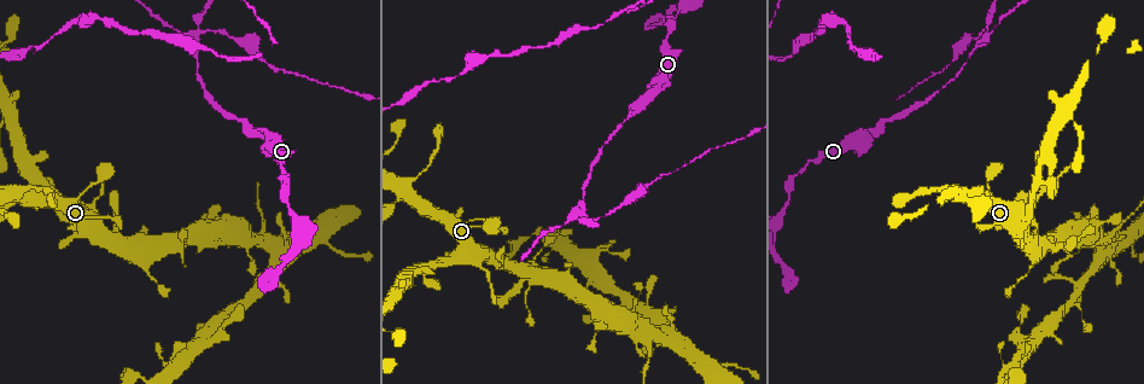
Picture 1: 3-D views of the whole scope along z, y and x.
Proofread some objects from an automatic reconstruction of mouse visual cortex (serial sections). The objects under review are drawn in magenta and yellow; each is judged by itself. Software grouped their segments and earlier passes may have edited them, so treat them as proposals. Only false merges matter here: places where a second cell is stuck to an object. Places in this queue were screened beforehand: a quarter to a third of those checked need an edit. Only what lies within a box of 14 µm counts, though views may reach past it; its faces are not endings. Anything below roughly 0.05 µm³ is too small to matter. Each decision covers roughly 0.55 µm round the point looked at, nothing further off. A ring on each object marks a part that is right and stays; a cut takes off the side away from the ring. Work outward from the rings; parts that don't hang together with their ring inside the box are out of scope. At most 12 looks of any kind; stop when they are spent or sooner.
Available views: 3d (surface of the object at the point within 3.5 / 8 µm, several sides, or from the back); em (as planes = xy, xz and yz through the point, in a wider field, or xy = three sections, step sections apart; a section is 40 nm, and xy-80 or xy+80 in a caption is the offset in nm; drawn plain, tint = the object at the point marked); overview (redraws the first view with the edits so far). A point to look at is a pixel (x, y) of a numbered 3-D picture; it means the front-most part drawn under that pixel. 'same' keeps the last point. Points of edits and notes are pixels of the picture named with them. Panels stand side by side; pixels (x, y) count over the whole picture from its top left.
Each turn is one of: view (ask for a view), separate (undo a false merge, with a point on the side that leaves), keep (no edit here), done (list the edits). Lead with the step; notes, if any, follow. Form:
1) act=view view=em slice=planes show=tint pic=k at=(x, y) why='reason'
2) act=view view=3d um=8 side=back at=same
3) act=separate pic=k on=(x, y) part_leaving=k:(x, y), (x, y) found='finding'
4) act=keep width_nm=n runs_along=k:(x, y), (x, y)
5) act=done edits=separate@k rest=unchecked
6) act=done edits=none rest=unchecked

act=view view=3d um=3.5 pic=1 at=(195, 39)

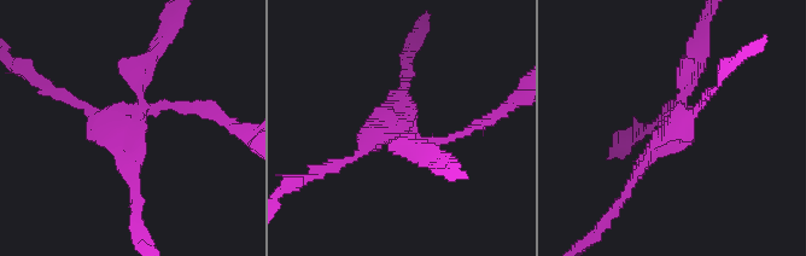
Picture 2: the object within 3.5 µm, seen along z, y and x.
act=view view=em slice=xy step=3 show=tint pic=2 at=(122, 129) why='now the EM'

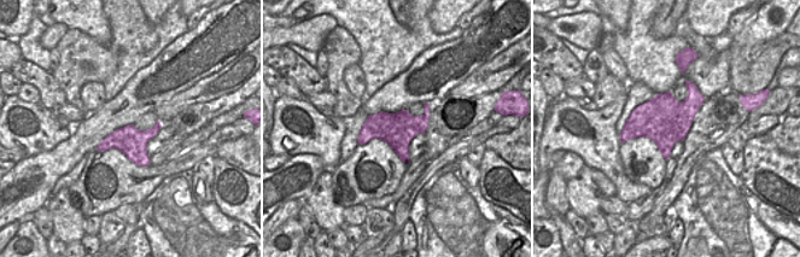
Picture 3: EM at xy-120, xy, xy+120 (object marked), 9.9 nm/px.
act=separate pic=2 on=(191, 106) arm_widths_nm=100,150,150,150 part_leaving=2:(152, 106), (200, 106), (249, 128) found='two cells meet here'

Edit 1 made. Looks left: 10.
act=view view=overview

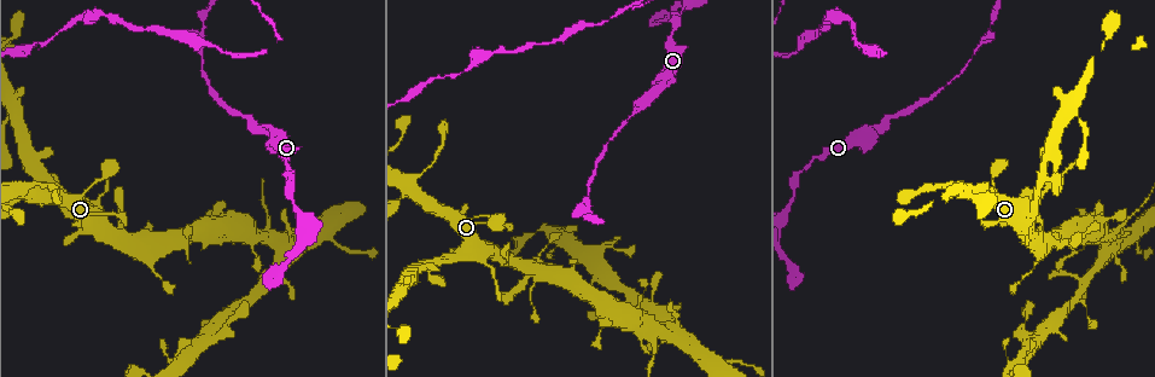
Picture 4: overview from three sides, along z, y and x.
act=view view=3d um=3.5 pic=4 at=(991, 180) why='a narrow waist'

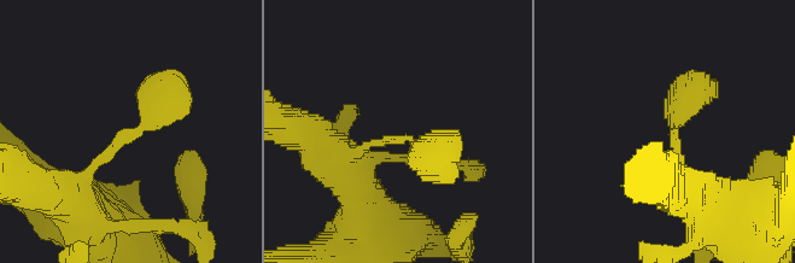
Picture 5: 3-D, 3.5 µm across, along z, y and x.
act=view view=em slice=xy step=3 show=plain pic=5 at=(140, 130) arm_widths_nm=150,400

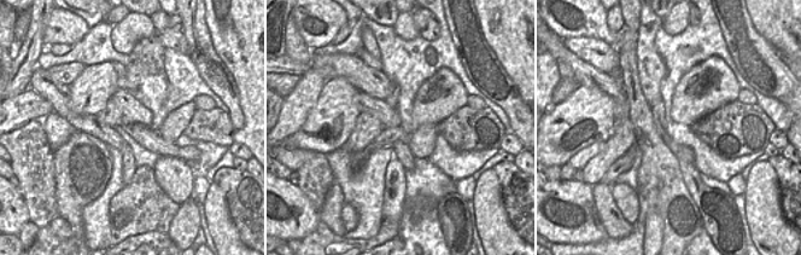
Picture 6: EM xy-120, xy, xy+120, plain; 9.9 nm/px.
act=view view=em slice=xy step=3 show=tint at=same why='with the object marked'

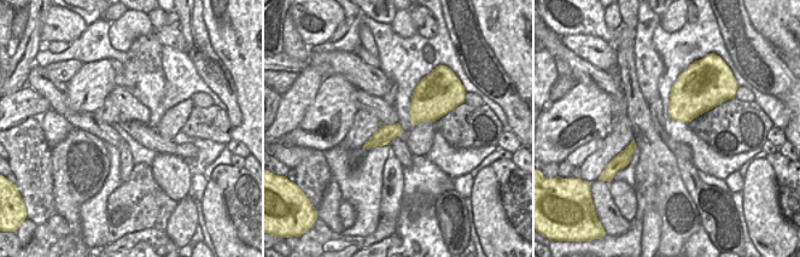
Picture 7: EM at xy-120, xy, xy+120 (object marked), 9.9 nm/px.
act=keep runs_along=5:(80, 180), (180, 80) found='one cell here'

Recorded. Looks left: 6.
act=view view=3d um=3.5 side=back pic=4 at=(482, 257) why='sudden change in width'

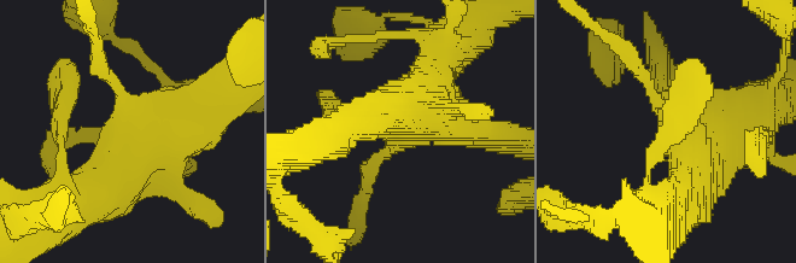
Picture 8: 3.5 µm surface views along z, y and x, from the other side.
act=view view=em slice=xy step=3 show=tint pic=8 at=(401, 136) arm_widths_nm=200,800

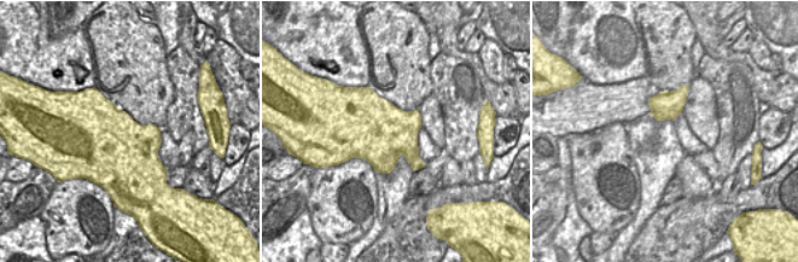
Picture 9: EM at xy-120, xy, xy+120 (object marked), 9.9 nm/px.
act=keep runs_along=8:(718, 138), (696, 148), (625, 56) found='all the same cell'

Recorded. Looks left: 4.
act=view view=3d um=3.5 pic=4 at=(1076, 298) why='a fork'

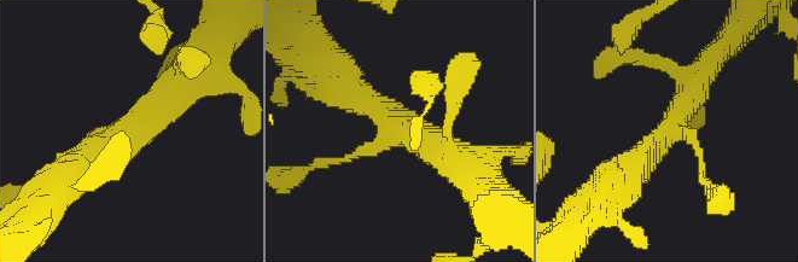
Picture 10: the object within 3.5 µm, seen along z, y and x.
act=view view=em slice=xy step=2 show=tint pic=10 at=(404, 129) why='shape alone is not enough'

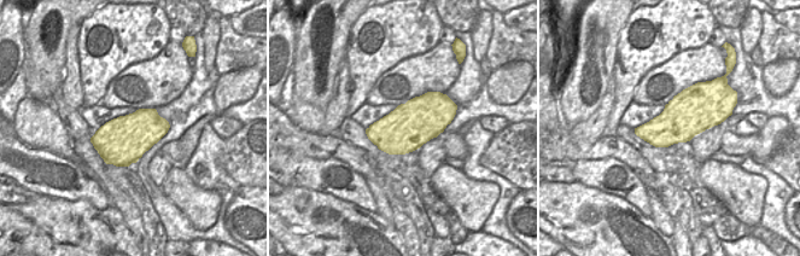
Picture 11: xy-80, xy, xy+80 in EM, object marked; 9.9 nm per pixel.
act=keep arm_widths_nm=150,350,400 runs_along=10:(187, 74), (117, 149), (76, 170) found='all the same cell'

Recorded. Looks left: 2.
act=done edits=separate@2 rest=unchecked

